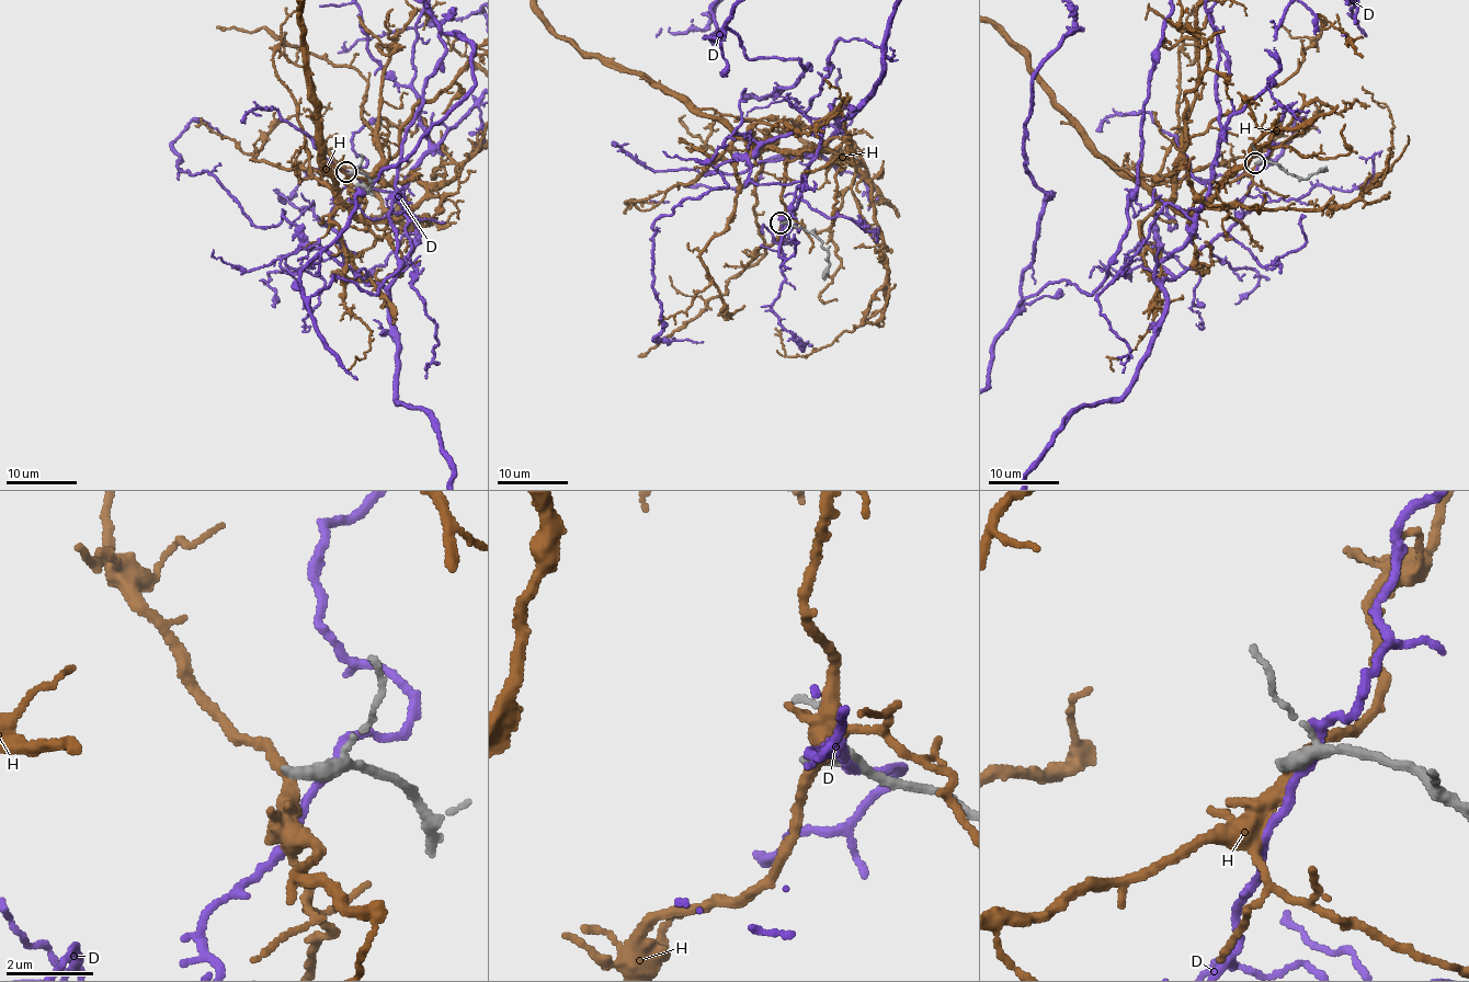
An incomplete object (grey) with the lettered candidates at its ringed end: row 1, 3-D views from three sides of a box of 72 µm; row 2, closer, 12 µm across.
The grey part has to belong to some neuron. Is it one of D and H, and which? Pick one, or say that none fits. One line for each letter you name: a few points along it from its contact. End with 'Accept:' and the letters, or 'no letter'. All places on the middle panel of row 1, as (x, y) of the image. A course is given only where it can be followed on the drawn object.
Accept: no letter

